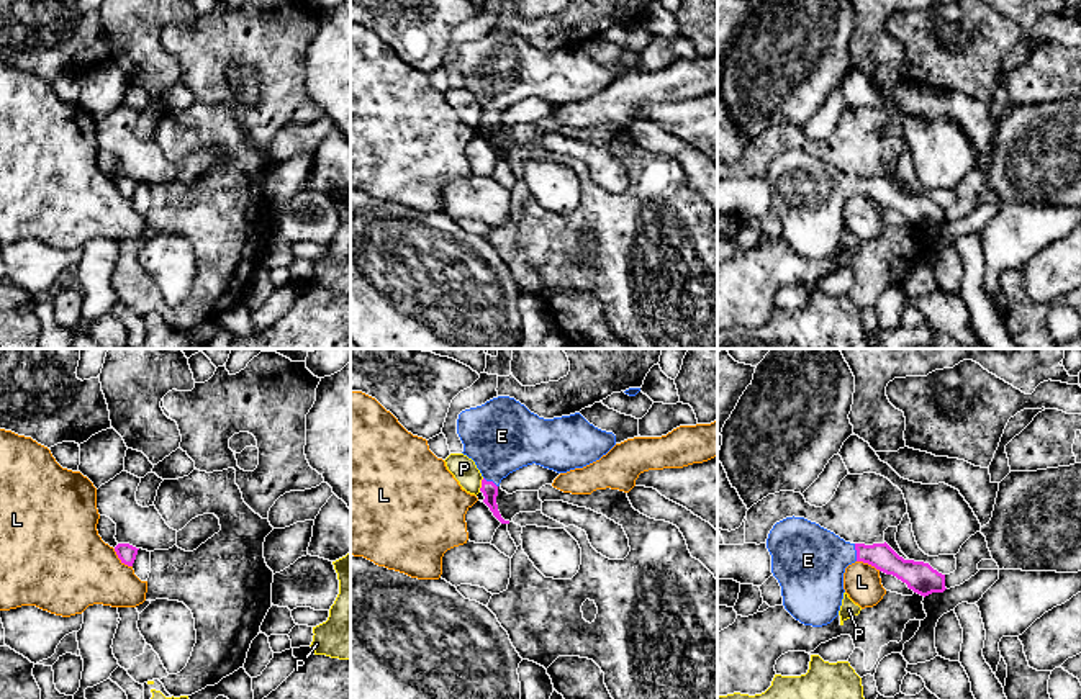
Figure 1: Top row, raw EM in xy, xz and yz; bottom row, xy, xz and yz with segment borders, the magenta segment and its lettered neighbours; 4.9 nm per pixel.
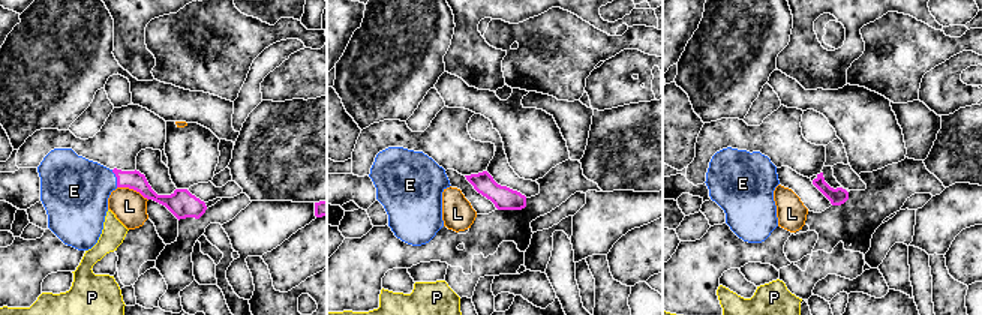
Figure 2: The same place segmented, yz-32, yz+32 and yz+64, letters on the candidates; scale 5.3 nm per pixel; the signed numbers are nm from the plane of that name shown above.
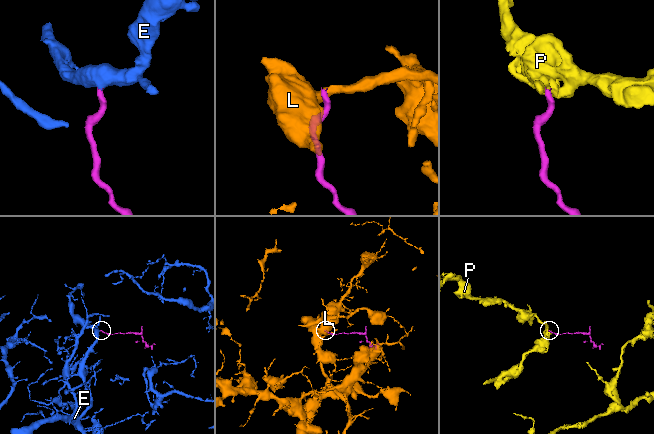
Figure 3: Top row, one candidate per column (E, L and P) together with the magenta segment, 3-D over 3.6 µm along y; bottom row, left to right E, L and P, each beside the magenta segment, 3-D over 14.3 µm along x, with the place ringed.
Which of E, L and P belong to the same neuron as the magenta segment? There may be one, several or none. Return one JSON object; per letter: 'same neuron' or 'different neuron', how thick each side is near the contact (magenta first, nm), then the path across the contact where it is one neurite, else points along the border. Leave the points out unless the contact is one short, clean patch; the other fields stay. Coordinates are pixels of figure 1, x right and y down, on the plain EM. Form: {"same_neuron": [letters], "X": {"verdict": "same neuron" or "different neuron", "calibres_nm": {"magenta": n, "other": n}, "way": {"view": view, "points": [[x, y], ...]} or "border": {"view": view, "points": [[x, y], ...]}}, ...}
{"same_neuron": ["E"], "E": {"verdict": "same neuron", "calibres_nm": {"magenta": 130, "other": 360}, "way": {"view": "yz", "points": [[880, 189], [857, 185], [808, 193]]}}, "L": {"verdict": "different neuron", "calibres_nm": {"magenta": 90, "other": 400}, "border": {"view": "xy", "points": [[113, 182], [131, 200]]}}, "P": {"verdict": "different neuron", "calibres_nm": {"magenta": 80, "other": 120}, "border": {"view": "xz", "points": [[483, 112], [479, 123]]}}}

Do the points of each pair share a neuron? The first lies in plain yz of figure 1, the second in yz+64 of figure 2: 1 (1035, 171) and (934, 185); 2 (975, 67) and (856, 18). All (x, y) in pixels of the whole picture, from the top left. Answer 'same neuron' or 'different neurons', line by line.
1: different neurons
2: different neurons

